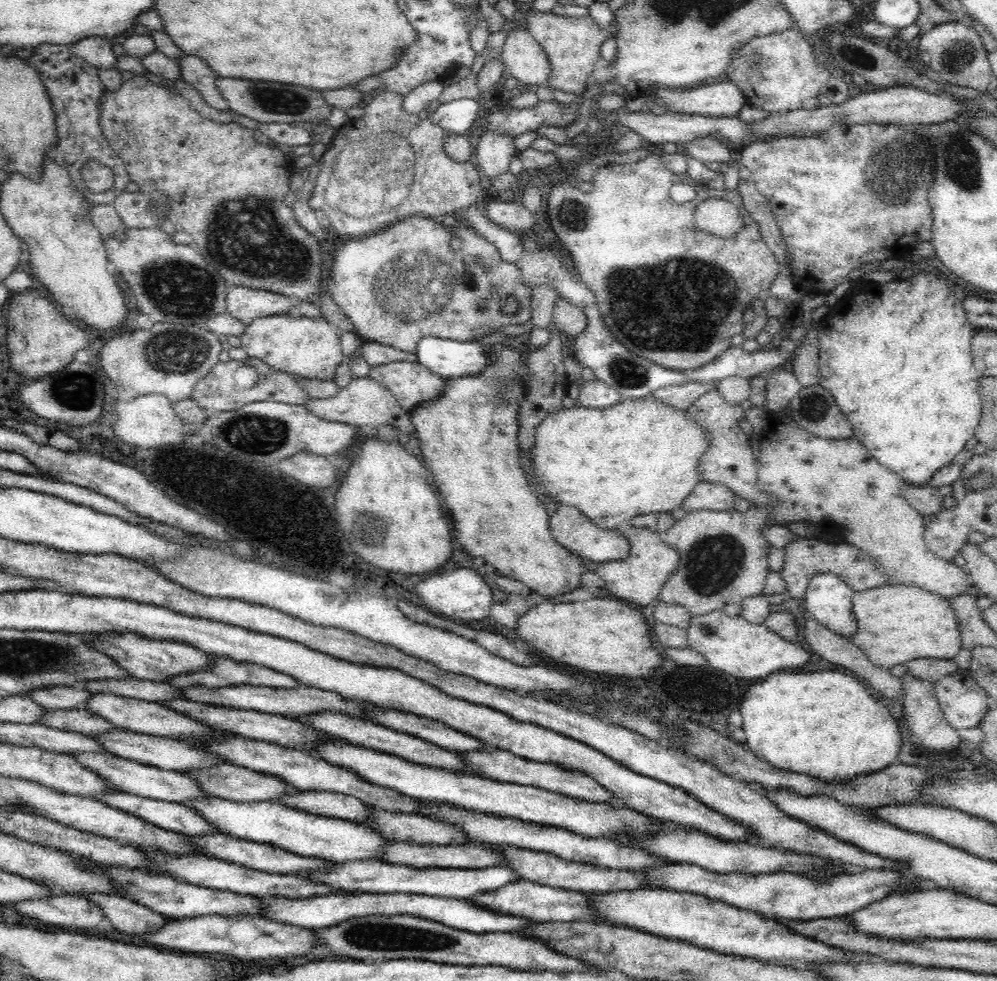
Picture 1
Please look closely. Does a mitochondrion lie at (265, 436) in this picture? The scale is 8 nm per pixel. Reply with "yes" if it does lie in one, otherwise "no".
yes

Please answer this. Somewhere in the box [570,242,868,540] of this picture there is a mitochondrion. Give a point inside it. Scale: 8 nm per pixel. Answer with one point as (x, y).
(677, 312)

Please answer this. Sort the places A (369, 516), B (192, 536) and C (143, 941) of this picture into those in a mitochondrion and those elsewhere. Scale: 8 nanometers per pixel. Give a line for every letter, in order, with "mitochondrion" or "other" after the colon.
A: mitochondrion
B: other
C: other

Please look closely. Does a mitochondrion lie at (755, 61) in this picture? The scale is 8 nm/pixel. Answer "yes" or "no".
yes

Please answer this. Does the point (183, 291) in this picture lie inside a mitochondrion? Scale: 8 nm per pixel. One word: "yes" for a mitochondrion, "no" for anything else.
yes

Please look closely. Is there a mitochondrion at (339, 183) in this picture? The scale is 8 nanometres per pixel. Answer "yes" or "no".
yes

